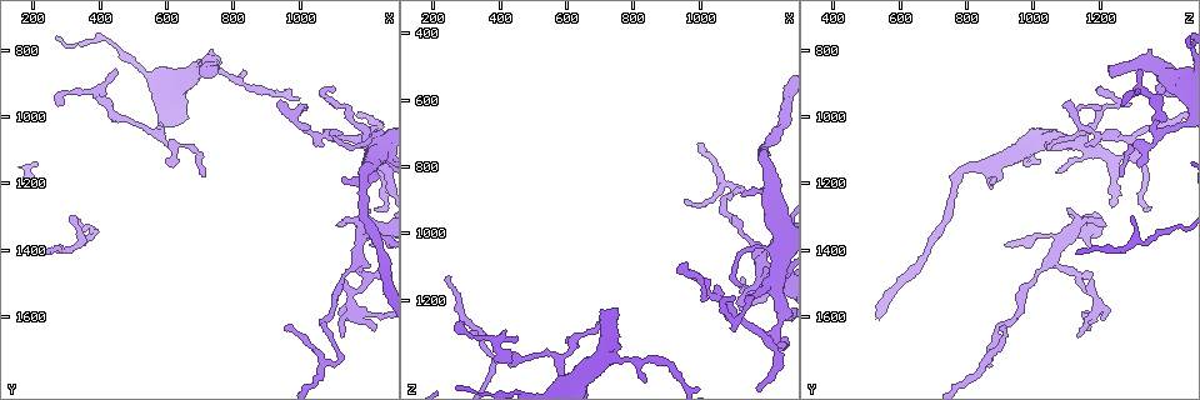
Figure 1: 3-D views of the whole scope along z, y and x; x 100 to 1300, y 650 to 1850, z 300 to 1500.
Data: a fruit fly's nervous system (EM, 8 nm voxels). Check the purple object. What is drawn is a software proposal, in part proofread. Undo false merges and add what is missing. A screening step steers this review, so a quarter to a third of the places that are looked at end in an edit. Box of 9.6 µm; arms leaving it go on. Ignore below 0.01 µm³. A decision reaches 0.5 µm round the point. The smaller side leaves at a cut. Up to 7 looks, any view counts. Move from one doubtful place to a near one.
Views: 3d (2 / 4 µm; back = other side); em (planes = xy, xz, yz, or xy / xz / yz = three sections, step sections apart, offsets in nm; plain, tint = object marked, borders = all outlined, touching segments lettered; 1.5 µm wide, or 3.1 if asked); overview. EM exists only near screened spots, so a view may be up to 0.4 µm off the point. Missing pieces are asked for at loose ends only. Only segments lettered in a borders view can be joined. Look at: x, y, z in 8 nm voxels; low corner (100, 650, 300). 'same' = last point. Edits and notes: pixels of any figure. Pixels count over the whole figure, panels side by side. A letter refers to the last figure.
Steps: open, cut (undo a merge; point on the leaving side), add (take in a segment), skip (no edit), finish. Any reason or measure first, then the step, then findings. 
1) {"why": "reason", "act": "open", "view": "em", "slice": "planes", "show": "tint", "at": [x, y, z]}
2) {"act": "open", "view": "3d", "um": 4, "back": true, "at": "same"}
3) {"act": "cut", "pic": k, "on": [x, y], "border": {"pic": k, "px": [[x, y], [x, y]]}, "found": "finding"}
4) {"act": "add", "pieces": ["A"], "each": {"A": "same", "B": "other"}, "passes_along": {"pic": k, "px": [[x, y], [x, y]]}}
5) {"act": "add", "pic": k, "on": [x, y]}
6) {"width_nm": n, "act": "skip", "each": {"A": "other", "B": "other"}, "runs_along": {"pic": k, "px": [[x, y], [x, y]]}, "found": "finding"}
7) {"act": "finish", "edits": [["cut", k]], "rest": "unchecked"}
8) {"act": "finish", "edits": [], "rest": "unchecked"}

{"why": "thin end", "act": "open", "view": "em", "slice": "planes", "show": "borders", "at": [1230, 1640, 1160]}

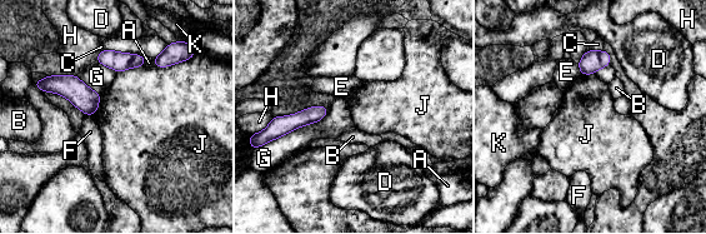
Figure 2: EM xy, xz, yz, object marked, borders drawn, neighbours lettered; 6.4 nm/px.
{"longest_contact_nm": ["G", 480], "act": "skip", "each": {"A": "other", "B": "other", "C": "other", "D": "other", "E": "other", "F": "other", "G": "other", "H": "other", "J": "other", "K": "other"}, "found": "no lettered segment goes on from it"}

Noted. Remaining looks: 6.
{"why": "thin end", "act": "open", "view": "3d", "um": 2, "at": [1230, 1280, 1340]}

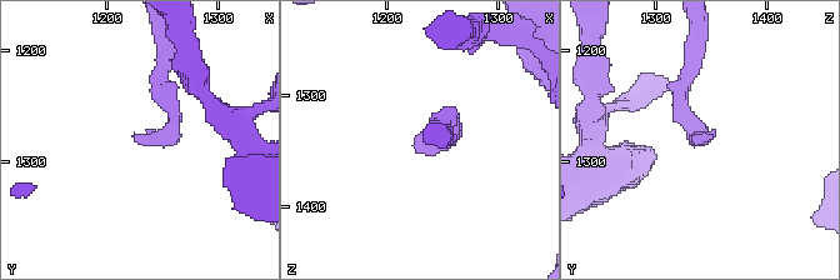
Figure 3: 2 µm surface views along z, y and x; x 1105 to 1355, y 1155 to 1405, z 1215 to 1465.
{"why": "need the tissue", "act": "open", "view": "em", "slice": "planes", "show": "borders", "at": [1226, 1276, 1346]}

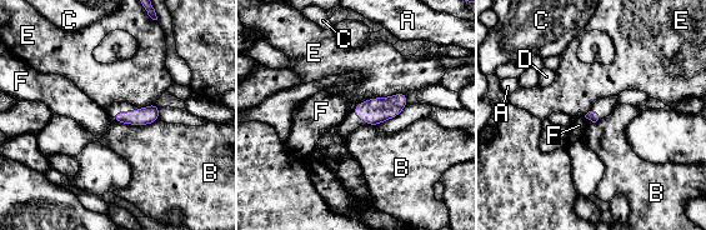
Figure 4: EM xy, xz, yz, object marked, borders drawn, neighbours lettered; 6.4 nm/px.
{"act": "skip", "each": {"A": "other", "B": "other", "C": "other", "D": "other", "E": "other", "F": "other"}, "border": {"pic": 4, "px": [[584, 116], [592, 121]]}, "found": "none of them fits"}

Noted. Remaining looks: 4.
{"why": "free end", "act": "open", "view": "em", "slice": "xz", "step": 8, "show": "tint", "at": [950, 1640, 900]}

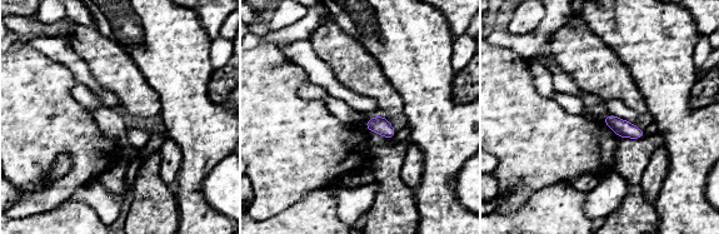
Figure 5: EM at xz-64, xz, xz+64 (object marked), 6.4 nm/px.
{"act": "open", "view": "em", "slice": "xy", "step": 8, "show": "borders", "at": "same"}

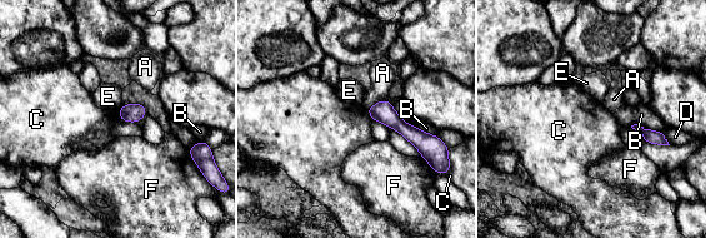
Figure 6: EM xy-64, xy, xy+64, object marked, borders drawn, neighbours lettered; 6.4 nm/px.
{"act": "skip", "each": {"A": "other", "B": "other", "C": "other", "D": "other", "E": "other", "F": "other"}, "found": "no lettered segment goes on from it"}

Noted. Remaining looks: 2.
{"act": "finish", "edits": [], "rest": "unchecked"}

